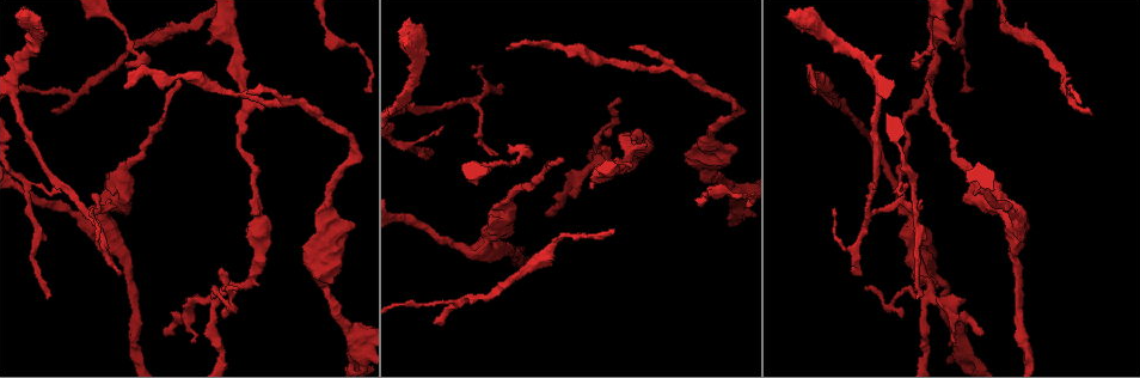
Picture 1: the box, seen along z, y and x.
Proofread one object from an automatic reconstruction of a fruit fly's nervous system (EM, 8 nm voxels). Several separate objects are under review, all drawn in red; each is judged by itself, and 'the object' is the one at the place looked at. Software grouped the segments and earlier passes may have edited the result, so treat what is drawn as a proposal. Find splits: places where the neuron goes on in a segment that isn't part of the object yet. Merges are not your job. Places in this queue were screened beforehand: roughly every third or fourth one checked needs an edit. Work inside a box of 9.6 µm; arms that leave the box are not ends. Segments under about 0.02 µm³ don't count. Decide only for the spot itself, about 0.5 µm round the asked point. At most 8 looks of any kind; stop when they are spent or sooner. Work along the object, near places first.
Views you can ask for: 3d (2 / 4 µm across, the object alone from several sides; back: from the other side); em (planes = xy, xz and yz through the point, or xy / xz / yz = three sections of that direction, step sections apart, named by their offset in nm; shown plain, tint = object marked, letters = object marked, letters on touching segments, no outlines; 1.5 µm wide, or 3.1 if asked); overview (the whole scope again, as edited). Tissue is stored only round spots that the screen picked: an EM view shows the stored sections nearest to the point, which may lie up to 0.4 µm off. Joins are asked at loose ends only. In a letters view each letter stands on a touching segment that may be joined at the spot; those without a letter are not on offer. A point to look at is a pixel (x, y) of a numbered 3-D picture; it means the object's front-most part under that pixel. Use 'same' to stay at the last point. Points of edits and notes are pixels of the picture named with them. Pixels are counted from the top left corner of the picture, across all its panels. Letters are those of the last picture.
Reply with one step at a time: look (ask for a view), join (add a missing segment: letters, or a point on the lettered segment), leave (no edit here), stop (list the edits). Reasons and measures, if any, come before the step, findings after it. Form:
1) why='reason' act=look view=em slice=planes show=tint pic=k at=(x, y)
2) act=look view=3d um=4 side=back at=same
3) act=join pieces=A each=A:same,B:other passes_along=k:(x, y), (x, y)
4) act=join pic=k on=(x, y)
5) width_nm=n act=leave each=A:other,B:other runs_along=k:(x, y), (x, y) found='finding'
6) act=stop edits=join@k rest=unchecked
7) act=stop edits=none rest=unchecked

why='an open end' act=look view=3d um=2 pic=1 at=(208, 44)

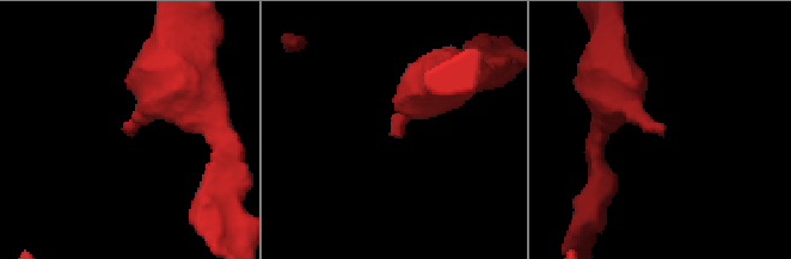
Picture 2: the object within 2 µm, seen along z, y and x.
act=look view=em slice=planes show=plain pic=2 at=(397, 132)

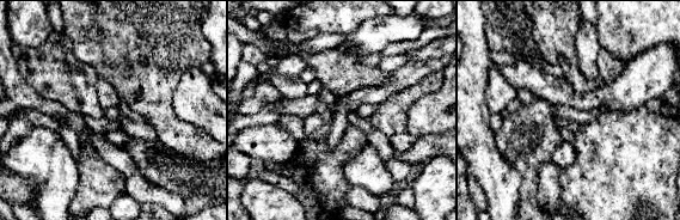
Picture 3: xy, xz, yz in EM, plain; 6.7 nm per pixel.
why='what lies round it' act=look view=em slice=planes show=letters at=same

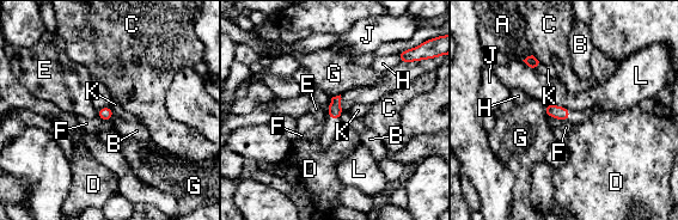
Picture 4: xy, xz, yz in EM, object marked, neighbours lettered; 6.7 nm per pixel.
longest_contact=L:190nm act=leave each=A:other,B:other,C:other,D:other,E:other,F:other,G:other,H:other,J:other,K:other,L:other found='no lettered segment goes on from it'

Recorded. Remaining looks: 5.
why='thin end' act=look view=em slice=xy step=8 show=letters pic=1 at=(125, 87)

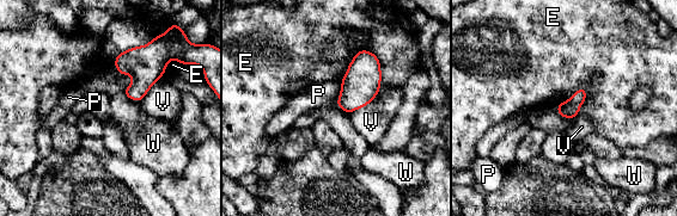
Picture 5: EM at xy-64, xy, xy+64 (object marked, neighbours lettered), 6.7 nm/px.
width_nm=120 act=leave each=E:other,P:other,V:other,W:other border=5:(378, 56), (360, 49), (340, 81) found='no lettered segment goes on from it'

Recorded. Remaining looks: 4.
why='thin end' act=look view=3d um=4 pic=1 at=(51, 113)

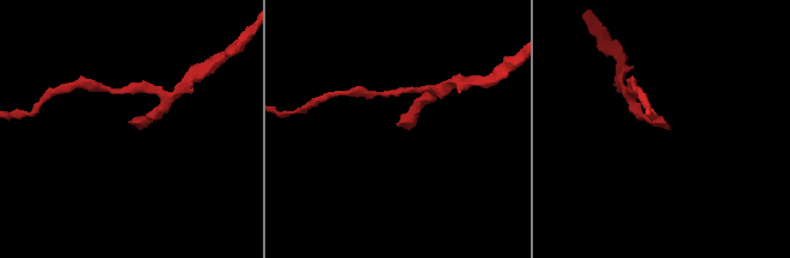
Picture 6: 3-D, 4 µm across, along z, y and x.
why='now the EM' act=look view=em slice=xz step=8 show=letters pic=6 at=(400, 125)

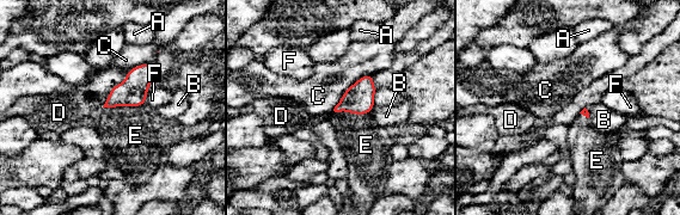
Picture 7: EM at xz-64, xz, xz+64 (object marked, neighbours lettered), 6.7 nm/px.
act=look view=em slice=planes show=letters at=same

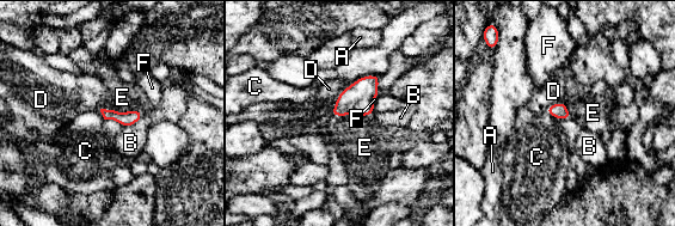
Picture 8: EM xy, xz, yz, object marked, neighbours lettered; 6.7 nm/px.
width_nm=100 act=join pic=8 on=(364, 147) each=A:other,B:other,C:other,D:other,E:same,F:other passes_along=8:(359, 98), (351, 114), (364, 147) found='the neuron continues'

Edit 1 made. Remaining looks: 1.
act=stop edits=join@8 rest=unchecked

